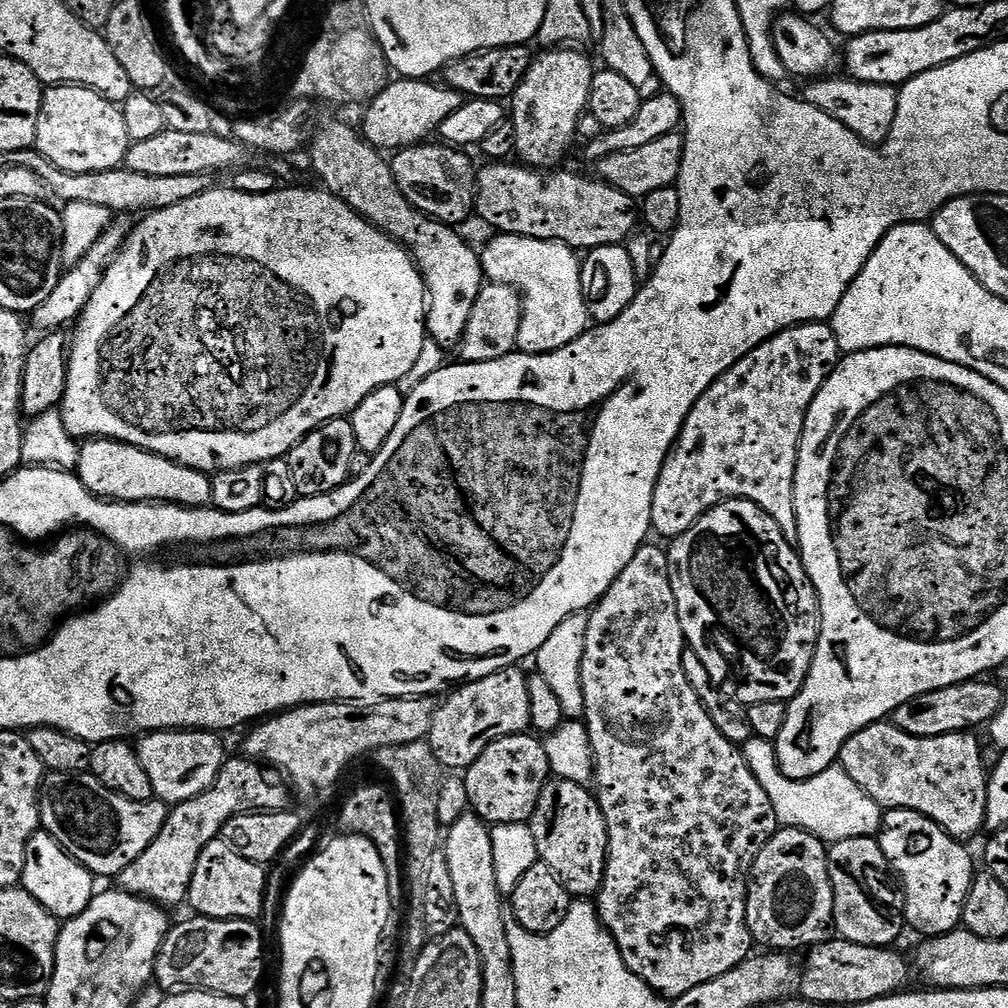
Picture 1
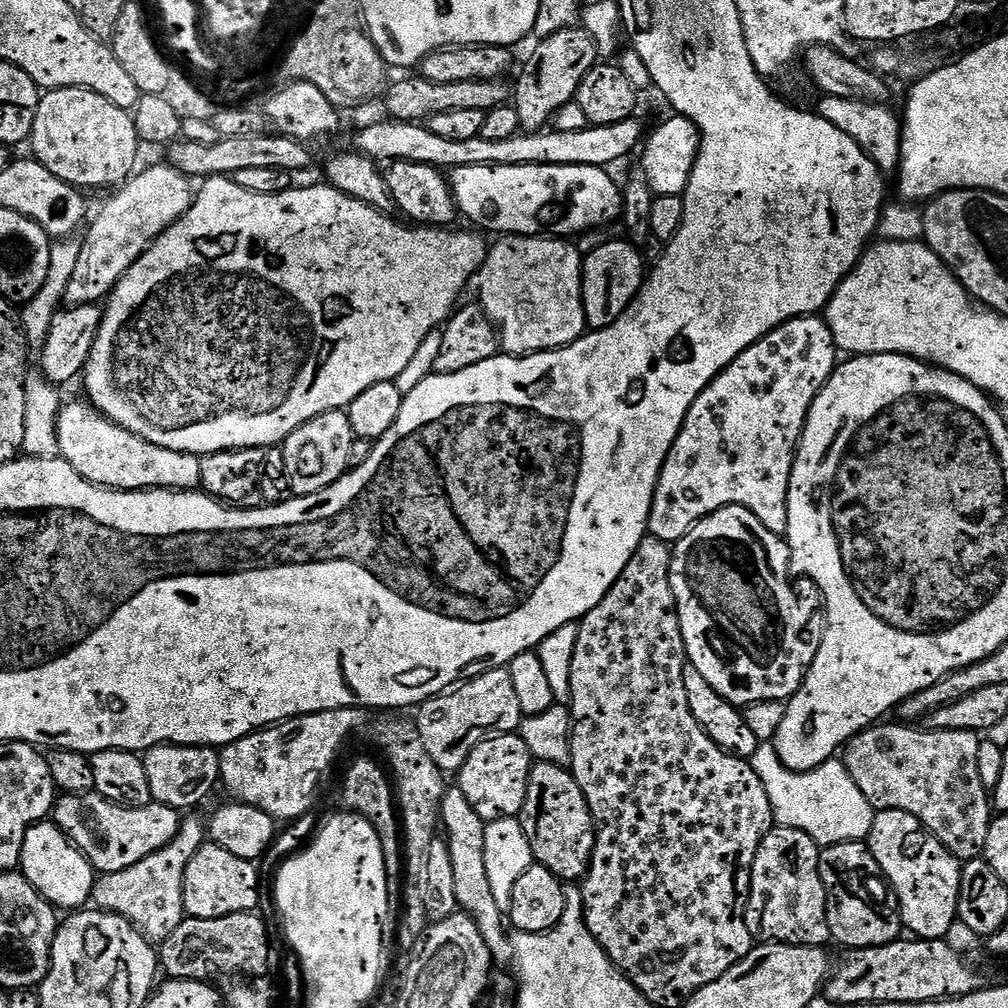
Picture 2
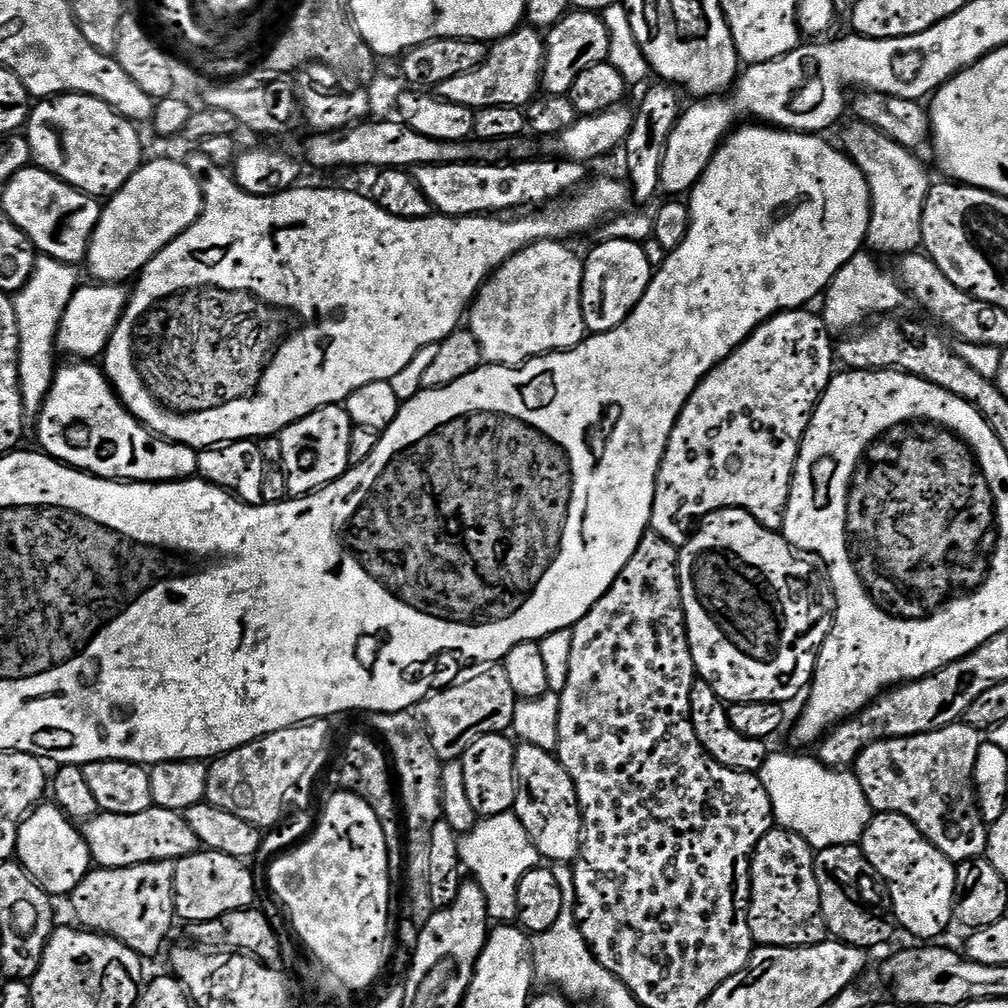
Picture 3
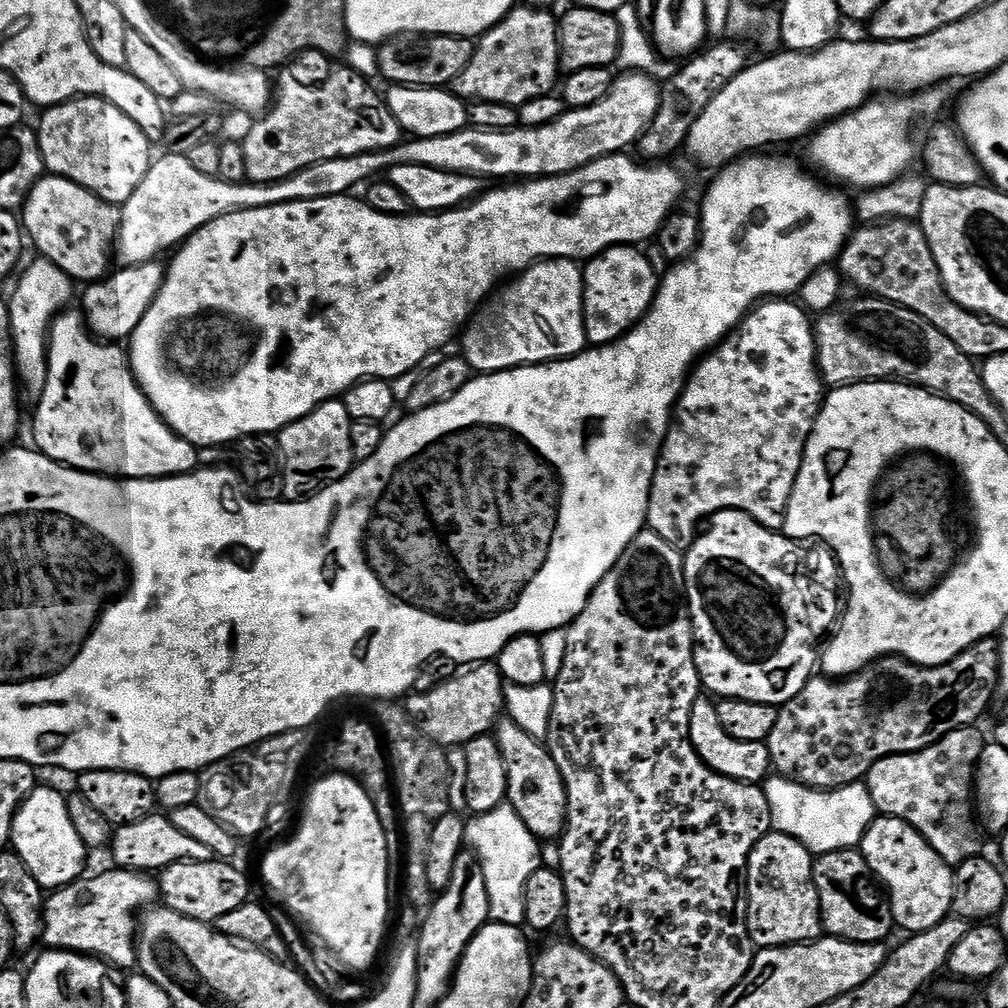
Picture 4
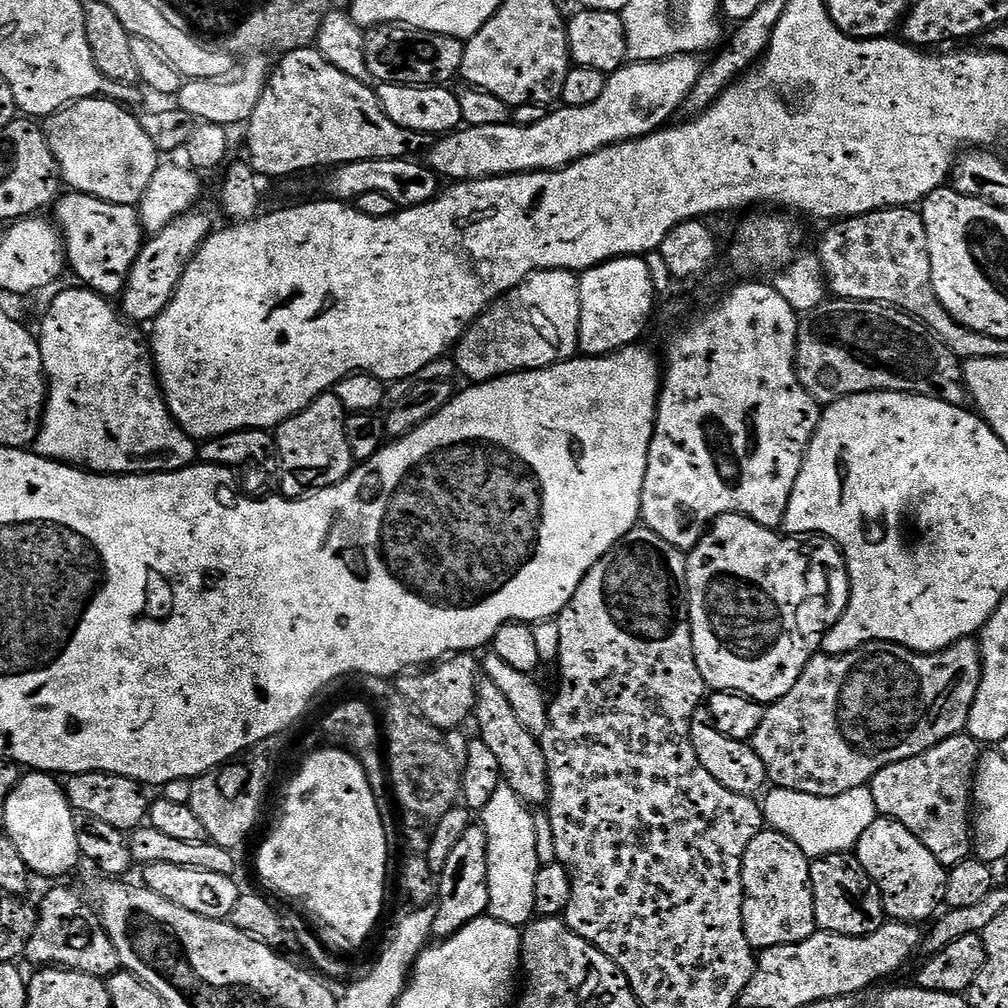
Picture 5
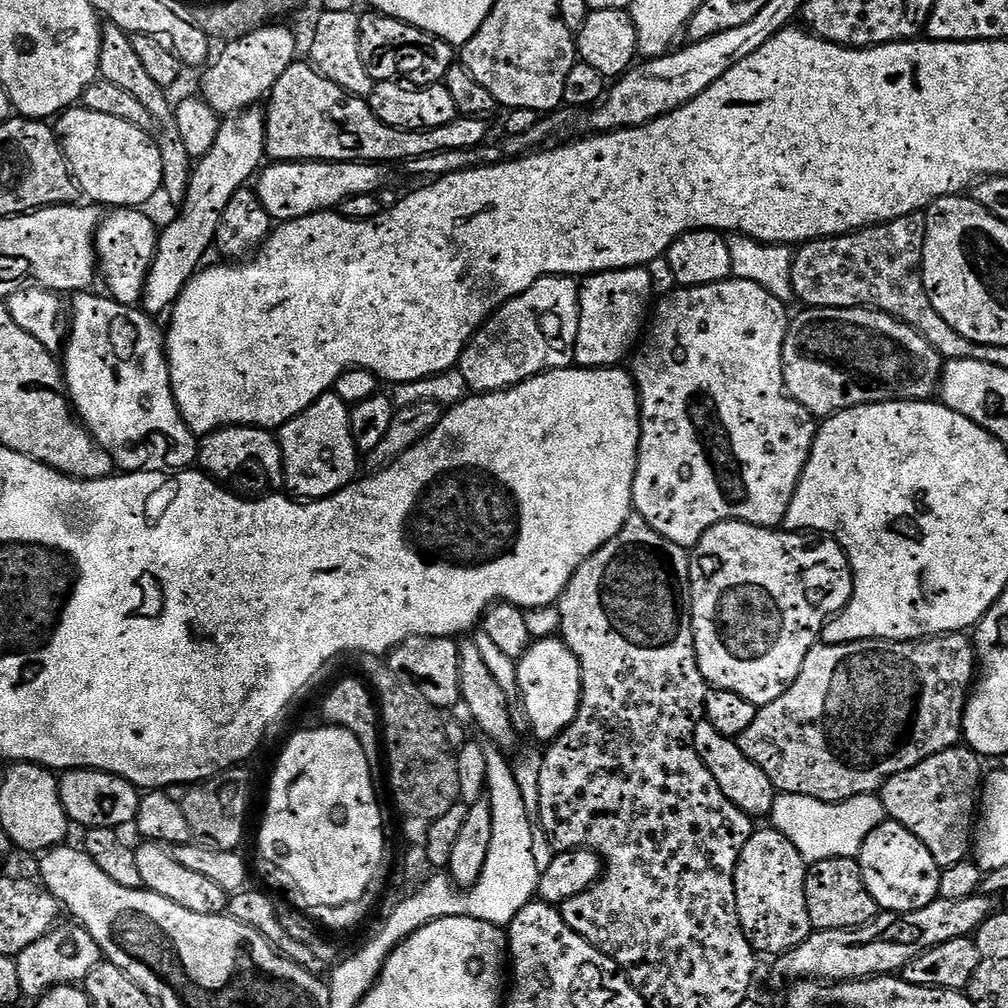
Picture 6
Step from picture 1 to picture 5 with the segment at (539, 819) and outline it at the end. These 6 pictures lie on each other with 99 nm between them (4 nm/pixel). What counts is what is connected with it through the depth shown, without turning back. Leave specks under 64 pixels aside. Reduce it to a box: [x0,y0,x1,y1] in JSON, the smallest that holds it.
[474,678,548,805]

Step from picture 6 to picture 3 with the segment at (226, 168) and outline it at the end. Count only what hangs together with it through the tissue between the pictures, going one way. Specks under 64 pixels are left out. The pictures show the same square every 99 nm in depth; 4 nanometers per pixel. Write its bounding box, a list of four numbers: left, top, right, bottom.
[56,283,130,362]

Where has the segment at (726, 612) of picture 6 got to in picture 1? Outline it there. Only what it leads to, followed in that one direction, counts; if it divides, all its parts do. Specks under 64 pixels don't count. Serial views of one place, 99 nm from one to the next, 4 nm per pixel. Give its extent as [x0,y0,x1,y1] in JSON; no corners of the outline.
[666,498,820,706]

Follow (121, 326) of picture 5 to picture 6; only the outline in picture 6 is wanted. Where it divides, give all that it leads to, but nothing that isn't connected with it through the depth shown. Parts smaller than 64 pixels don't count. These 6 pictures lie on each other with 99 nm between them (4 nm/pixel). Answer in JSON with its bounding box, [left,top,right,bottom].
[62,291,198,473]

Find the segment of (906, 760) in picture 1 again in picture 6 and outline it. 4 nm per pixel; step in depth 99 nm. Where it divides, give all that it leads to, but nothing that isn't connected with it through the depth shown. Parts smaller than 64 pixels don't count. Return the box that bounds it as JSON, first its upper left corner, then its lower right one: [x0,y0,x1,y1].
[878,746,982,870]

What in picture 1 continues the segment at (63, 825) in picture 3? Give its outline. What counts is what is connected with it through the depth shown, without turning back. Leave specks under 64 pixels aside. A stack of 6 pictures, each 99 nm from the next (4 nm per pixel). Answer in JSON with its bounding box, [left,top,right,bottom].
[20,831,94,920]

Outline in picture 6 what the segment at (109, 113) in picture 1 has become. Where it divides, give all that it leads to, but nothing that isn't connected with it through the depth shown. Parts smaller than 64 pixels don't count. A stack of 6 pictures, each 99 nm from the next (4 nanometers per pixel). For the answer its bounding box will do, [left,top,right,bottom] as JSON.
[54,106,164,209]

